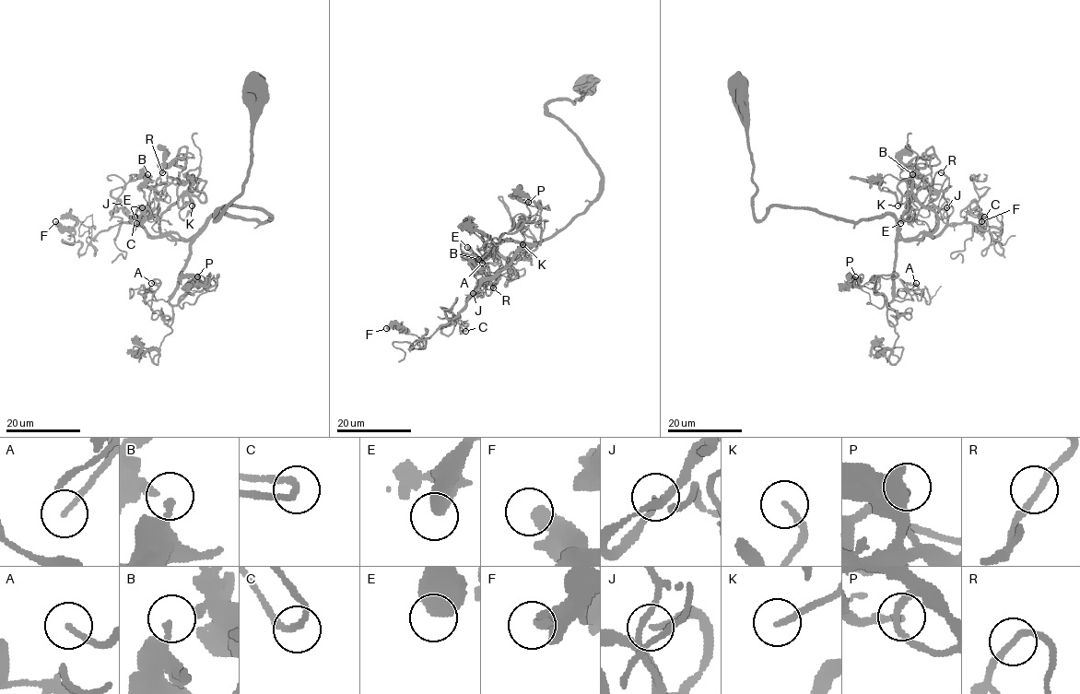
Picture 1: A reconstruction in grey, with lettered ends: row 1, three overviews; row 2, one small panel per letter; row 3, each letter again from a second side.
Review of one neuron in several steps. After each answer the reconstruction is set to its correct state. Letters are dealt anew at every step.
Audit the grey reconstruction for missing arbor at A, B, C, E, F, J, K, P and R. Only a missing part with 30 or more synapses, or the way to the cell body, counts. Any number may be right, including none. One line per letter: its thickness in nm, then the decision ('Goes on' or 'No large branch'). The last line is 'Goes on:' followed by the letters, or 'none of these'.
A: Thickness 140 nm. No large branch
B: Thickness 160 nm. No large branch
C: Thickness 160 nm. No large branch
E: Thickness 500 nm. No large branch
F: Thickness 400 nm. No large branch
J: Thickness 170 nm. Goes on
K: Thickness 170 nm. Goes on
P: Thickness 200 nm. No large branch
R: Thickness 170 nm. No large branch
Goes on: J, K

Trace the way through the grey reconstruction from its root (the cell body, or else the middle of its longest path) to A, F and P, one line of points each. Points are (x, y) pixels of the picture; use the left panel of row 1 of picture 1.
A: (253, 82), (249, 176), (216, 219), (229, 205), (270, 217), (215, 215), (170, 299), (154, 300), (151, 283)
F: (253, 82), (249, 176), (216, 219), (267, 219), (215, 215), (188, 239), (55, 221)
P: (253, 82), (249, 176), (216, 219), (229, 205), (270, 217), (215, 215), (169, 301), (199, 292), (197, 276)

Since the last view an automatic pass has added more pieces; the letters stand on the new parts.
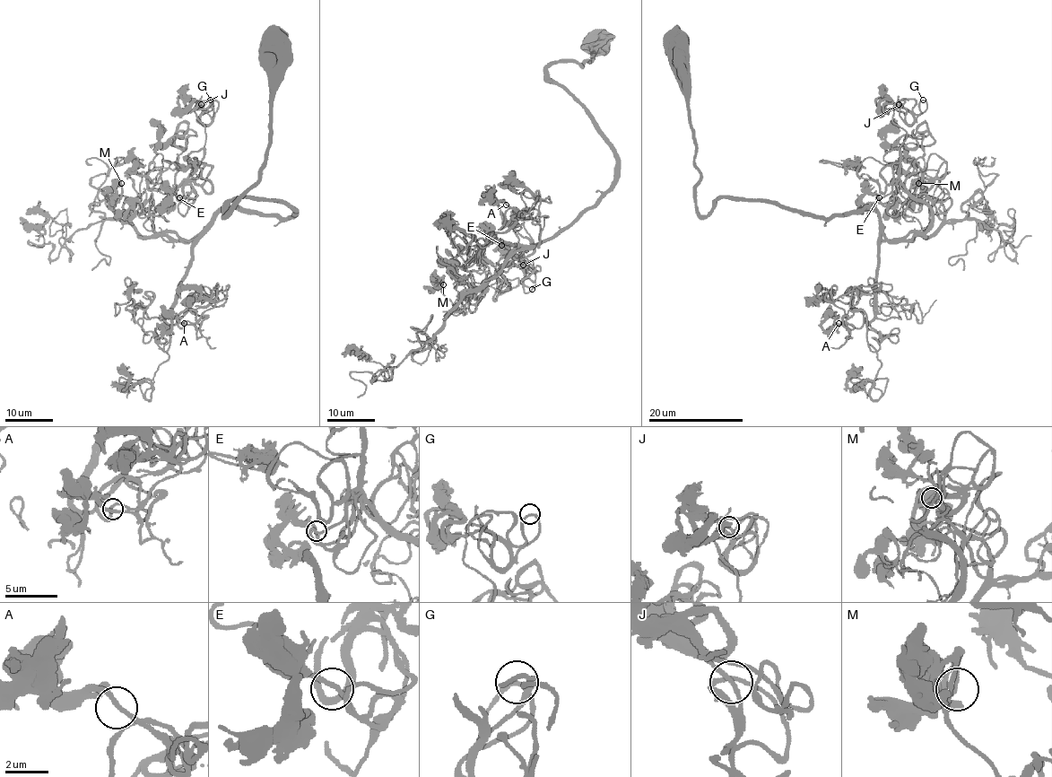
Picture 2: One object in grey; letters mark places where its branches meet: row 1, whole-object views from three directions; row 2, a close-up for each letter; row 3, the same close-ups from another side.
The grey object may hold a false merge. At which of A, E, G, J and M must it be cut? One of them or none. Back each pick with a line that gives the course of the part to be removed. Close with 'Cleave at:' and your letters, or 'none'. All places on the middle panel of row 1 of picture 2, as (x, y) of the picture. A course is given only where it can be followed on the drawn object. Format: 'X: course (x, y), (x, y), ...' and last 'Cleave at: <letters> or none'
Cleave at: none

